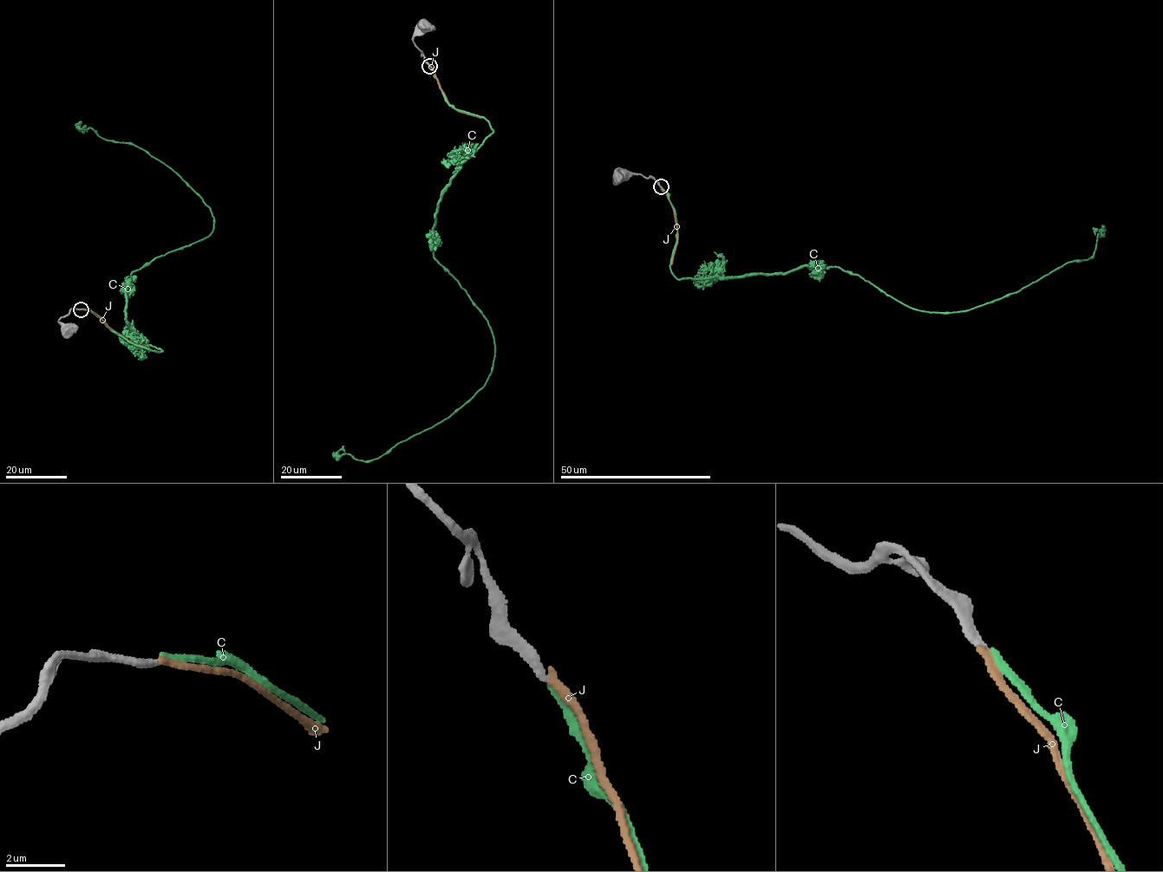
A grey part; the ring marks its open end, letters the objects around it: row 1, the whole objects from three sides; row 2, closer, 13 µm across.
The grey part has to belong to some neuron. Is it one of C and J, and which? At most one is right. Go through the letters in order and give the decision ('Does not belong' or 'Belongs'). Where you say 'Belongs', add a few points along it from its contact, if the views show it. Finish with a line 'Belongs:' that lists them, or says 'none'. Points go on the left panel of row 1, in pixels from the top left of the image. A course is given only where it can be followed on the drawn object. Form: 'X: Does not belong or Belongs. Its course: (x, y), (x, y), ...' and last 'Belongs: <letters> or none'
C: Belongs. Its course: (81, 309), (162, 351), (126, 319), (132, 272), (208, 236), (214, 219), (168, 166), (87, 132)
J: Does not belong
Belongs: C

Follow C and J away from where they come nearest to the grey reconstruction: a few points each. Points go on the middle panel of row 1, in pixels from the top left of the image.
C: (429, 66), (493, 131), (433, 230), (433, 257), (486, 321), (493, 370), (385, 453), (345, 452)
J: (429, 65), (452, 107), (481, 118)

